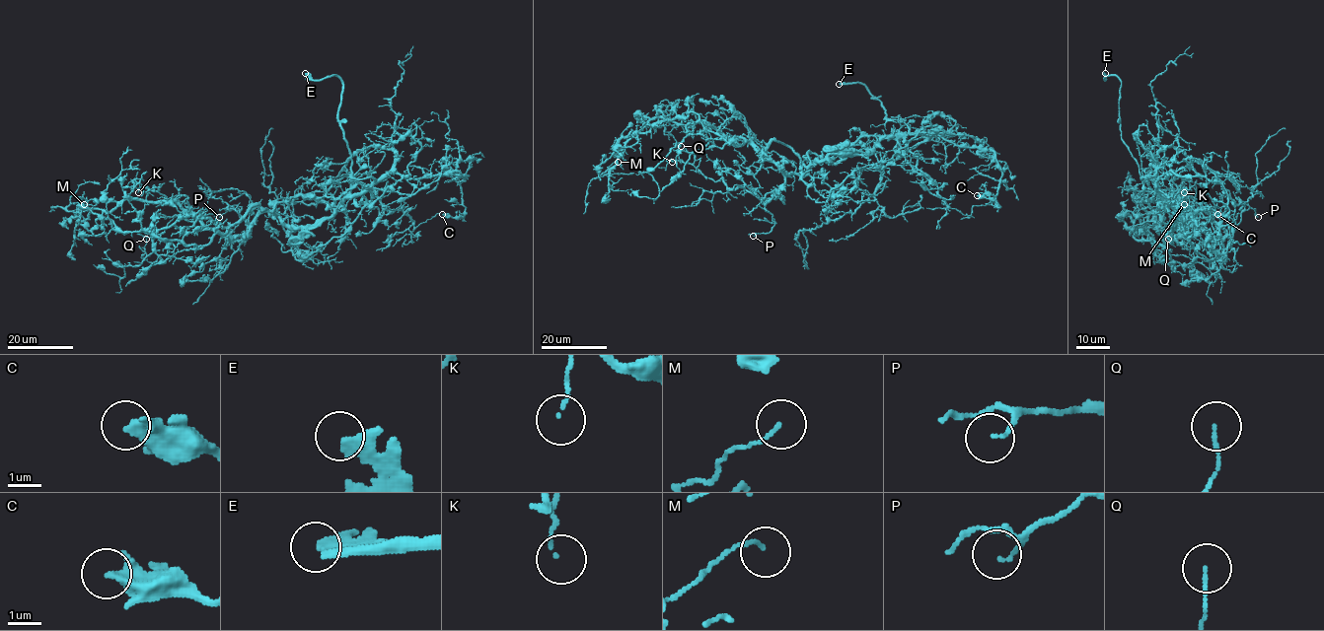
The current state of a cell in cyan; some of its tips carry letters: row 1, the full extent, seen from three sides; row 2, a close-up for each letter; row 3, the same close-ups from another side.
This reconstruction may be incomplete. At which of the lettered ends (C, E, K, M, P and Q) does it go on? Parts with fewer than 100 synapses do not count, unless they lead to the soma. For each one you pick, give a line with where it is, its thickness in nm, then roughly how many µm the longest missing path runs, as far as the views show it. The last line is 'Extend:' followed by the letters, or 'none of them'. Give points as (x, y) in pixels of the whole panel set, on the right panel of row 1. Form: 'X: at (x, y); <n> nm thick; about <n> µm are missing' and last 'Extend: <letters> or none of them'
E: at (1105, 73); 260 nm thick; about 20 µm are missing
Extend: E

